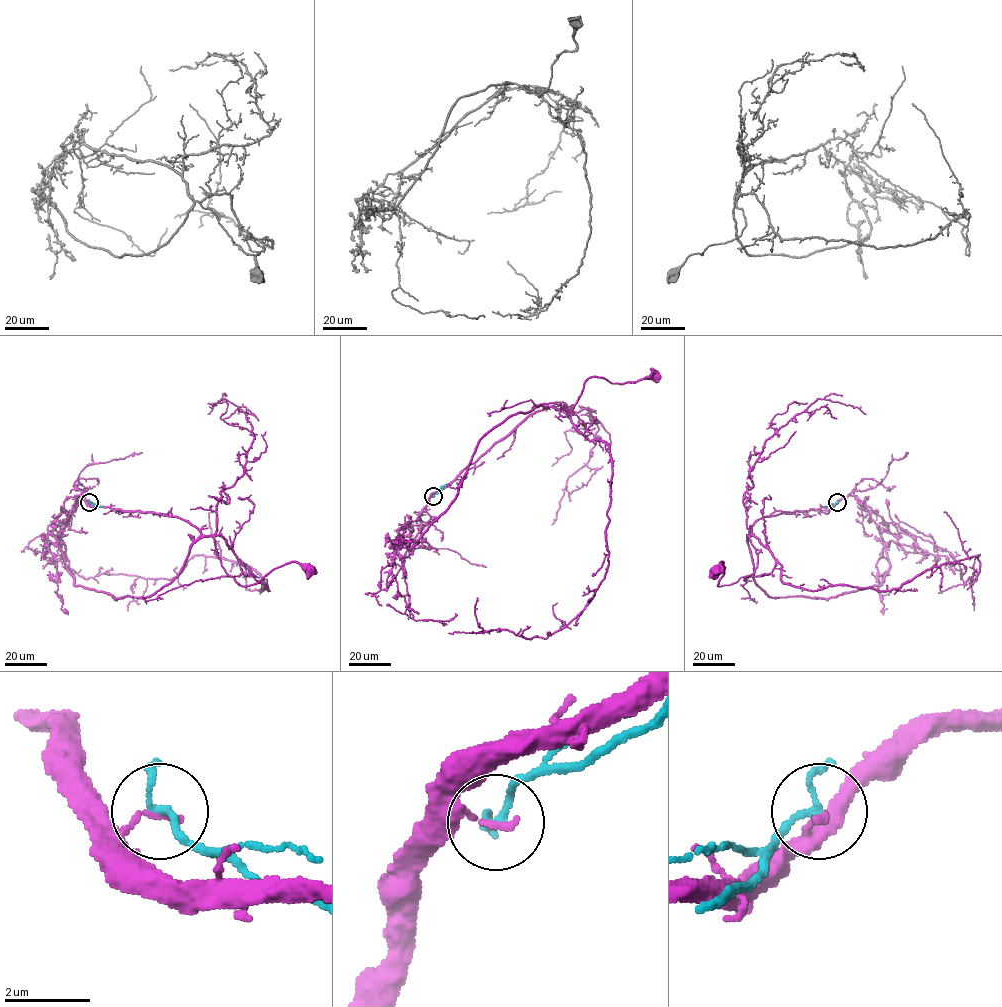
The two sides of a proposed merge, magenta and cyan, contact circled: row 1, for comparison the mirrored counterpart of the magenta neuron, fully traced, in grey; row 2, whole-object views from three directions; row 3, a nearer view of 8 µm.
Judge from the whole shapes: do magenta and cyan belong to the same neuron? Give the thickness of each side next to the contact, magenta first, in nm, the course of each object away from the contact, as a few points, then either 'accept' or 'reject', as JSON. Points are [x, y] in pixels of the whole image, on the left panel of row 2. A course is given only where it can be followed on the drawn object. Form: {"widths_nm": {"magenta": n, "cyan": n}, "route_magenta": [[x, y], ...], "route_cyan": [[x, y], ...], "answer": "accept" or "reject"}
{"widths_nm": {"magenta": 170, "cyan": 130}, "route_magenta": [[89, 502], [185, 520], [214, 538], [222, 567], [239, 585], [256, 584], [292, 562], [310, 569]], "route_cyan": [[89, 502], [103, 506]], "answer": "reject"}

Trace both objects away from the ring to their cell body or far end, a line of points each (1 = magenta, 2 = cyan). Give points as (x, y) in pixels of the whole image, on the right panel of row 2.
1: (837, 502), (757, 520), (747, 535), (757, 556), (753, 573), (720, 586), (722, 562), (716, 569)
2: (837, 502), (832, 506), (825, 506)

